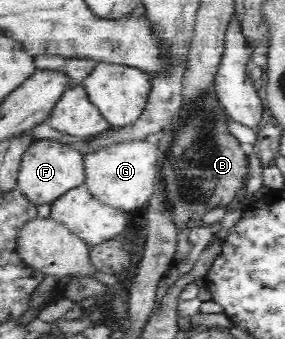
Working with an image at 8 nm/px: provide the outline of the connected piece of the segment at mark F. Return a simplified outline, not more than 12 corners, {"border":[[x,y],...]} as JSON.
{"border":[[35,138],[16,186],[38,205],[85,182],[83,152]]}

